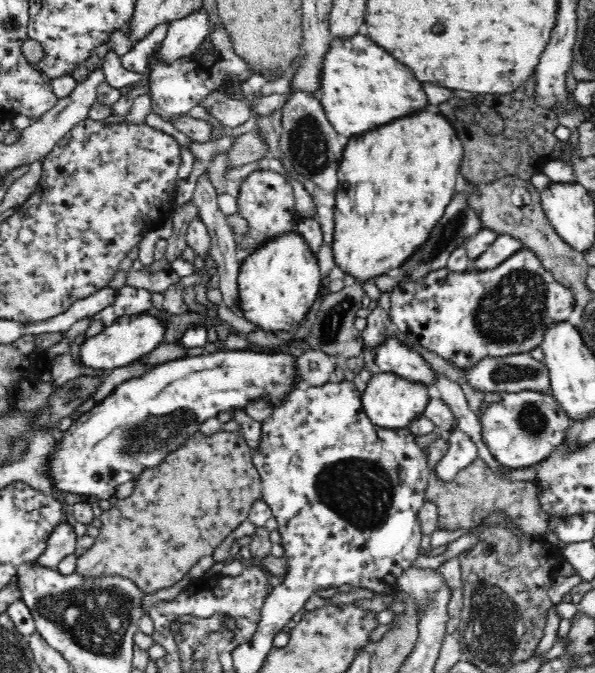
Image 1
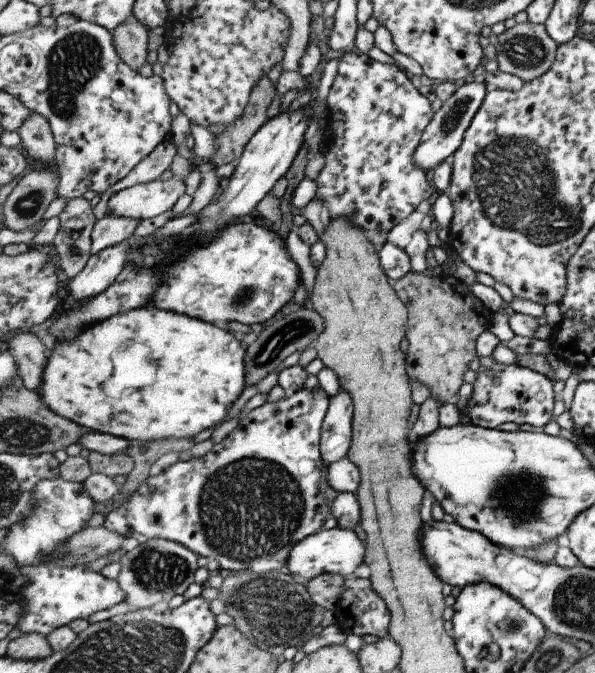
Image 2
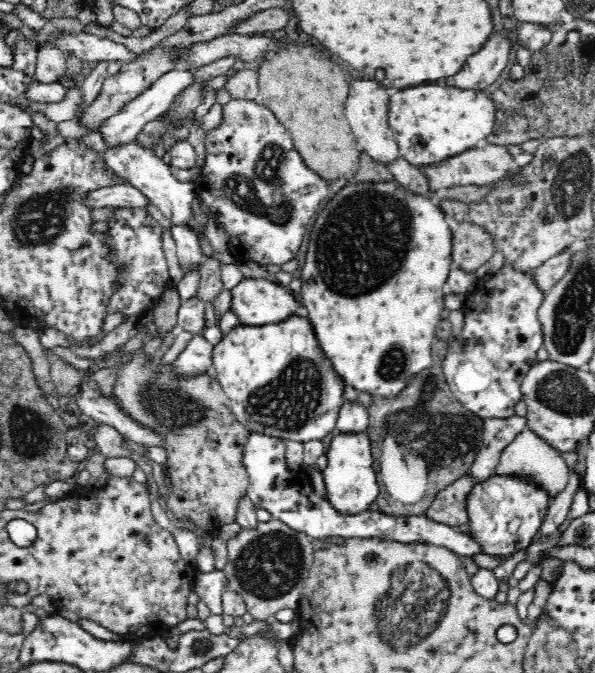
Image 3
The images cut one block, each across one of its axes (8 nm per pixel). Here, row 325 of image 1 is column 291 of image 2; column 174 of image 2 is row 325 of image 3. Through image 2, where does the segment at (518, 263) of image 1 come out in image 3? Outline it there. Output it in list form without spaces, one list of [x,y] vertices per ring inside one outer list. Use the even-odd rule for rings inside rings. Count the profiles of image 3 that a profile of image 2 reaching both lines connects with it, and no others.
[[[509,264],[494,276],[476,280],[474,290],[466,295],[464,326],[459,335],[450,339],[450,352],[444,358],[443,372],[450,385],[453,396],[469,411],[481,419],[510,418],[516,414],[516,404],[522,399],[522,380],[528,375],[530,368],[537,362],[536,352],[543,347],[541,322],[537,317],[538,309],[543,301],[543,293],[537,290],[531,276],[513,270]]]

